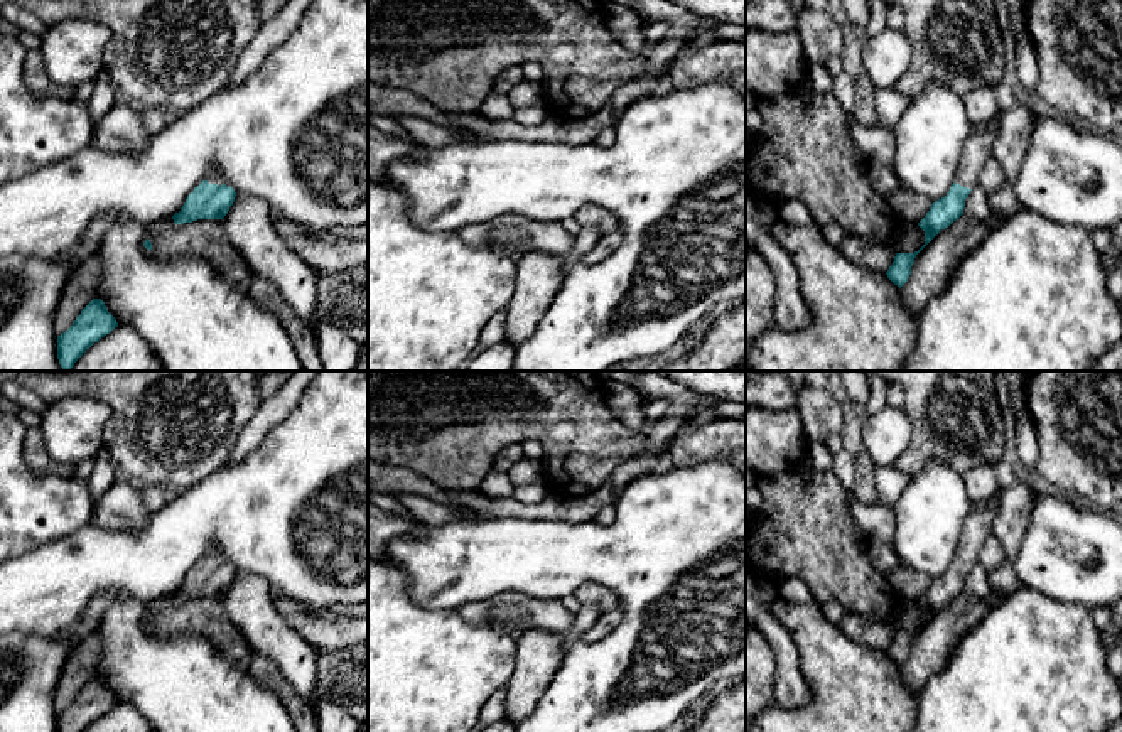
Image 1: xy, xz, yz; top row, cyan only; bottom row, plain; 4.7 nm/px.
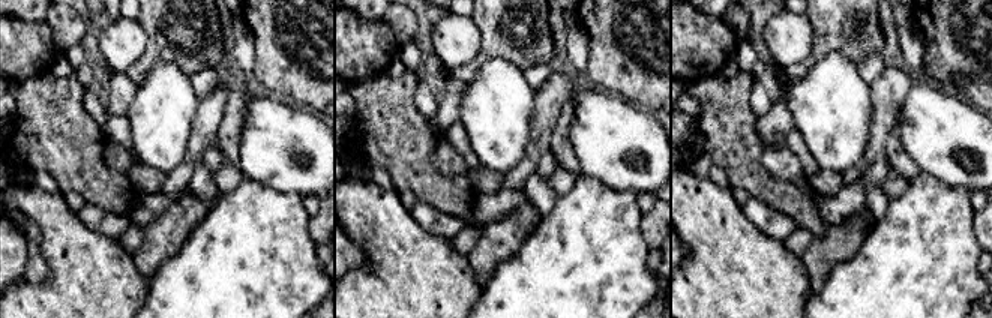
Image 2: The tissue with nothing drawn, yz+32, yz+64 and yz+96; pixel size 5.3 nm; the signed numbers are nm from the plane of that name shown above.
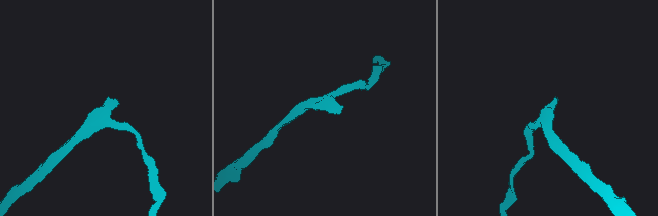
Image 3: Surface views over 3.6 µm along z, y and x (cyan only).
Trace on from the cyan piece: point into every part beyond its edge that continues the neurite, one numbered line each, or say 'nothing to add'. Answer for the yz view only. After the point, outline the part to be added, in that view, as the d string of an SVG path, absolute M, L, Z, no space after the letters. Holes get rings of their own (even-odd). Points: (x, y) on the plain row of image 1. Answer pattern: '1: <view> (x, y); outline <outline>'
1: yz (981, 518); outline M999 498L982 503L970 503L955 562L972 567L977 562L987 536L992 535L992 525L999 511Z

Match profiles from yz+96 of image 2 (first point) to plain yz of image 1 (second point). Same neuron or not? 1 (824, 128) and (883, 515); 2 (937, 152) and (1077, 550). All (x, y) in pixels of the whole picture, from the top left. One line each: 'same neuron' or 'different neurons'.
1: different neurons
2: same neuron

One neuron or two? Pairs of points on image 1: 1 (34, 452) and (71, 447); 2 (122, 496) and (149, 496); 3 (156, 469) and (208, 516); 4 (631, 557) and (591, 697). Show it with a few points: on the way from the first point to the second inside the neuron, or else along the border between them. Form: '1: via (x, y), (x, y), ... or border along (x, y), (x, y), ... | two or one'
1: border along (39, 427), (44, 449), (61, 462) | two
2: border along (139, 489), (144, 505), (151, 511) | two
3: border along (213, 471), (179, 491) | two
4: via (635, 592), (635, 646), (626, 662) | one

